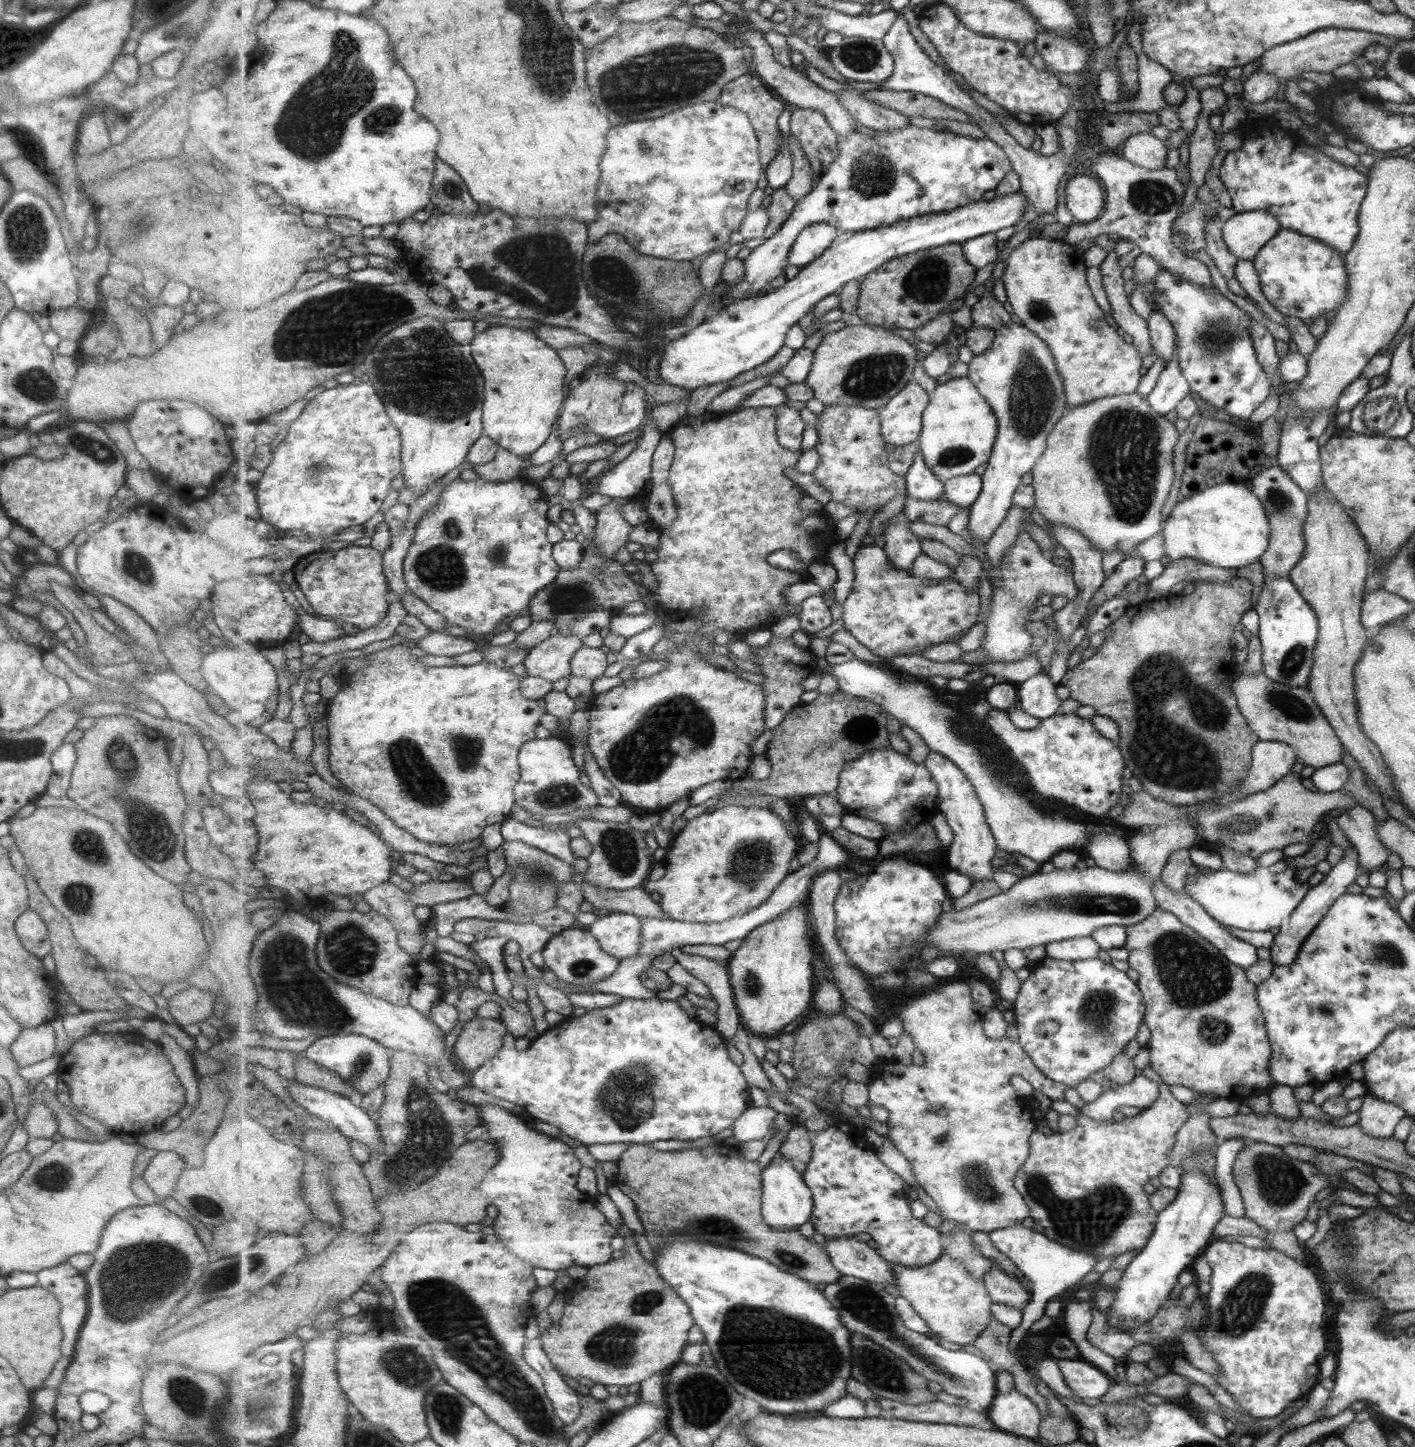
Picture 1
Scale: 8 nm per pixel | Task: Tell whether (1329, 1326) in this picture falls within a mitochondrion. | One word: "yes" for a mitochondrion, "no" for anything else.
no

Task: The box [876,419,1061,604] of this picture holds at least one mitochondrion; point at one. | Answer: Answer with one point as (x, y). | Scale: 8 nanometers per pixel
(955, 455)

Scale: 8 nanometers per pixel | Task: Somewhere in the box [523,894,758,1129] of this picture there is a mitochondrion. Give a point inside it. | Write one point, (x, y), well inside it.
(580, 969)

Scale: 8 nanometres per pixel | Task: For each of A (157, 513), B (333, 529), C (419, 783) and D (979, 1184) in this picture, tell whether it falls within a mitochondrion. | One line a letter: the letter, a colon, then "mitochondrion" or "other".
A: other
B: other
C: mitochondrion
D: mitochondrion

